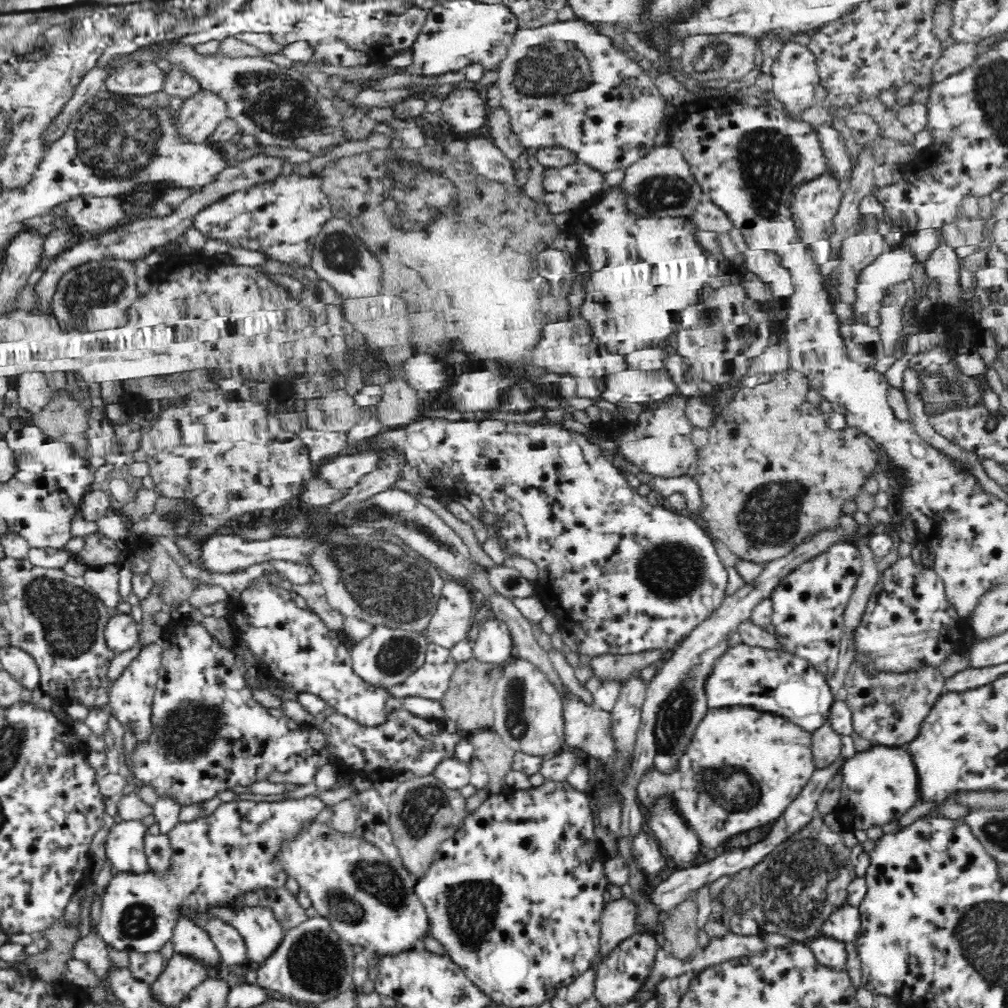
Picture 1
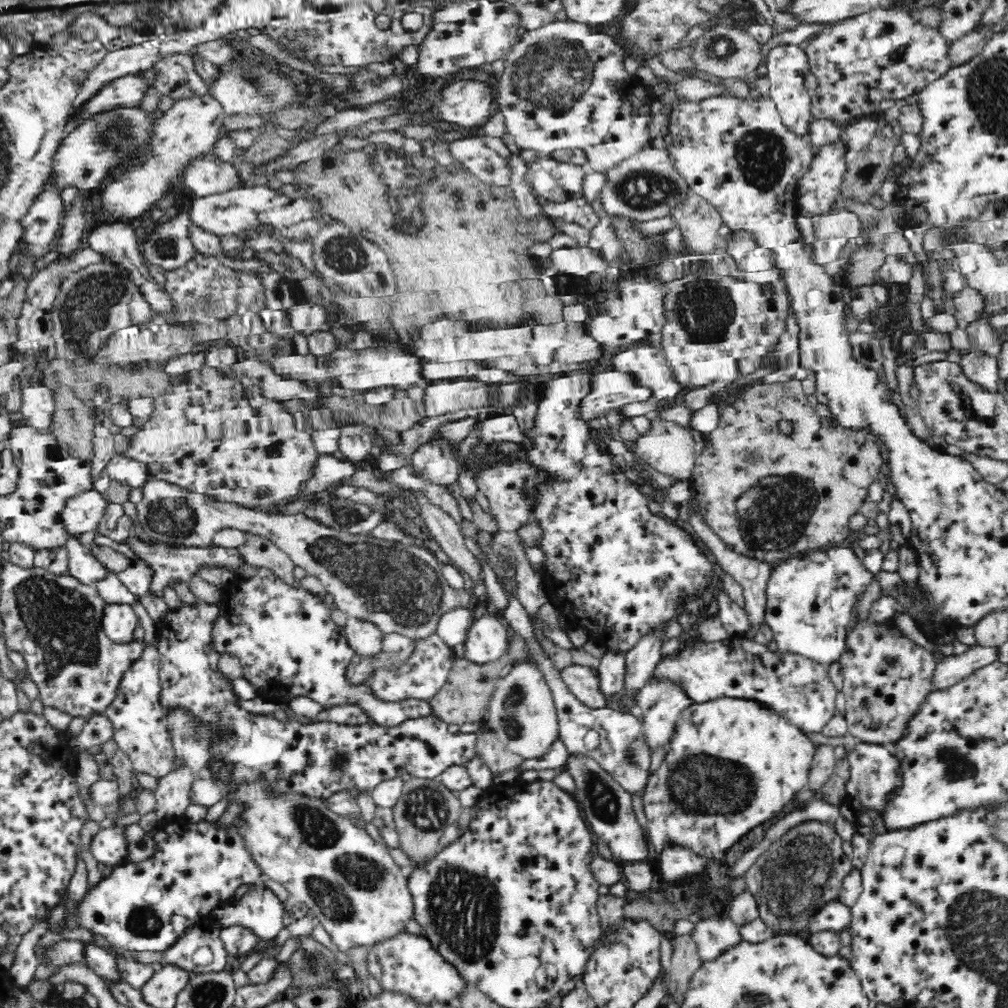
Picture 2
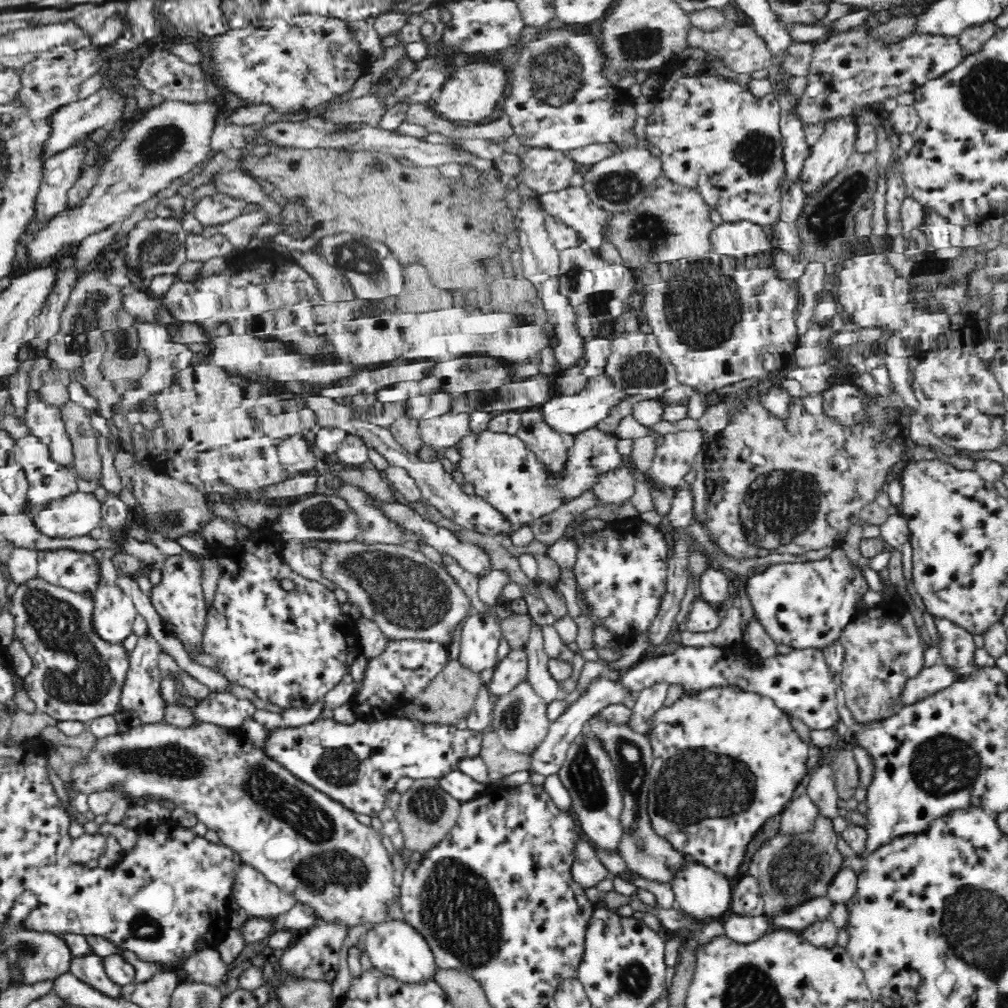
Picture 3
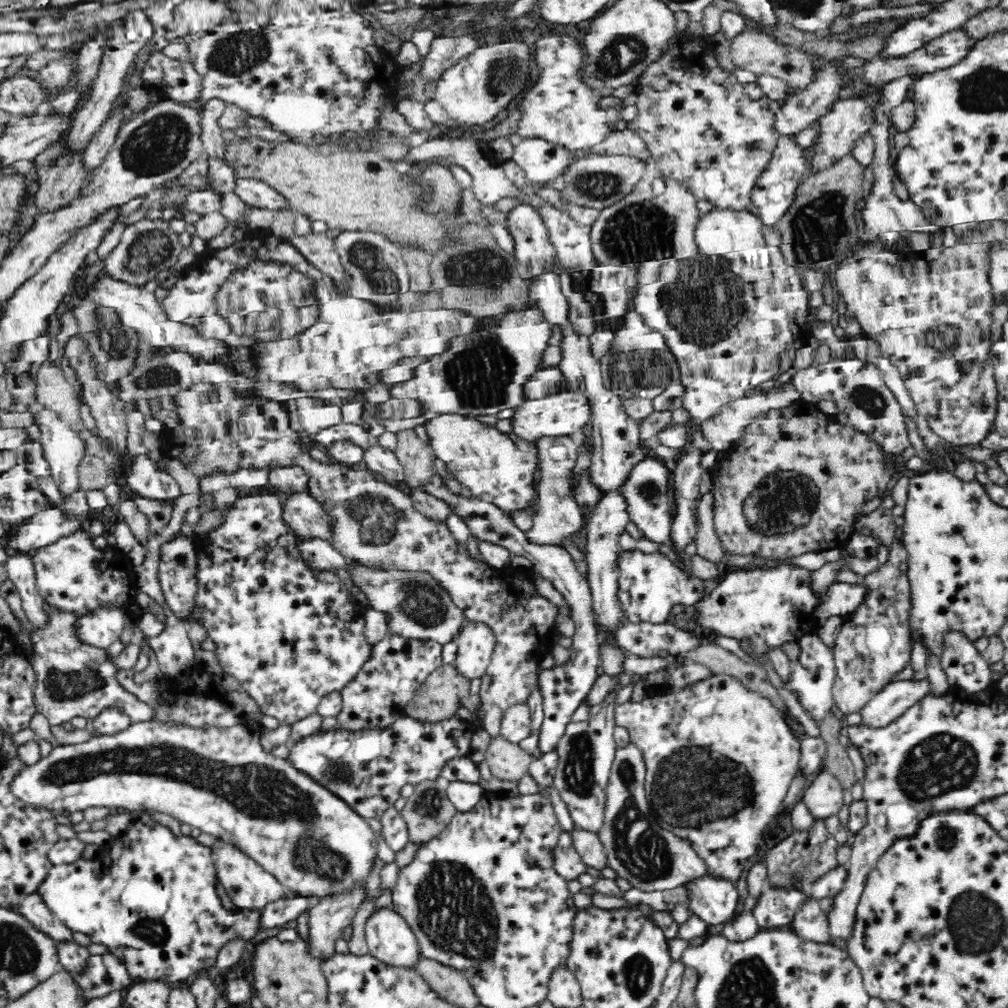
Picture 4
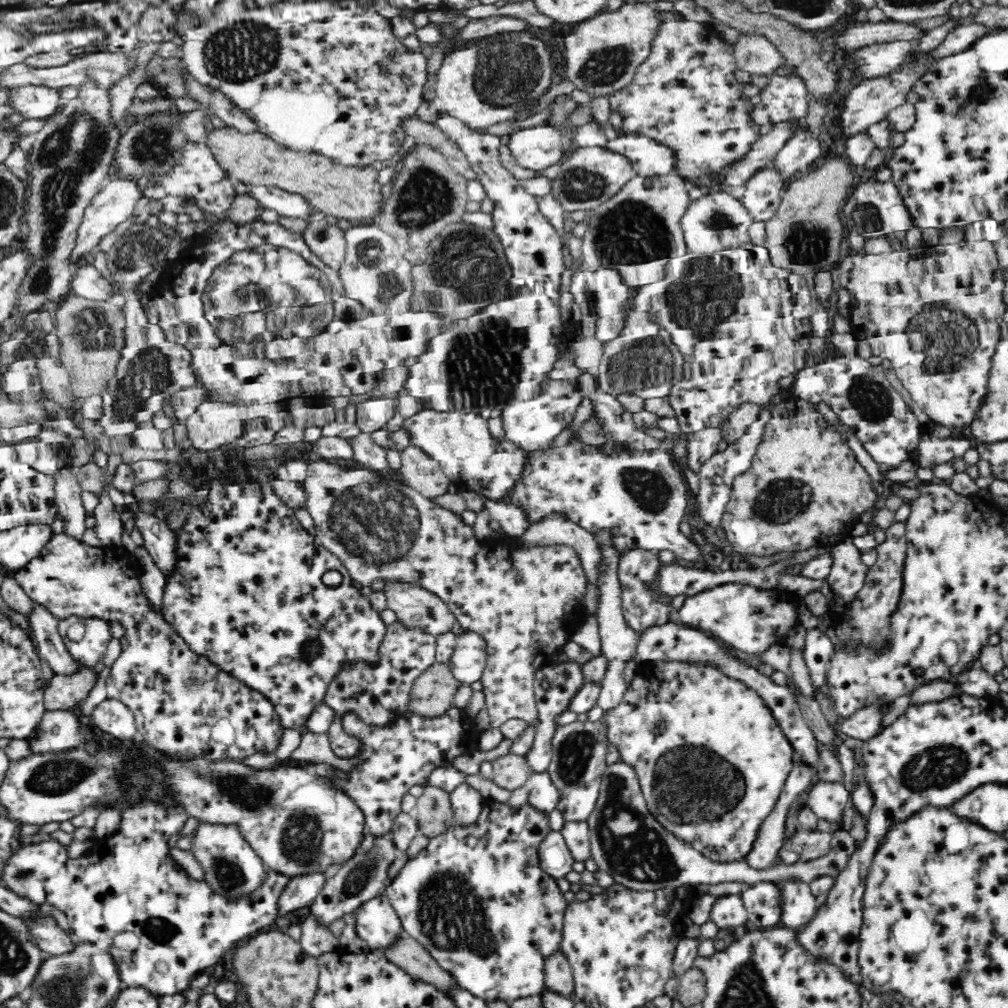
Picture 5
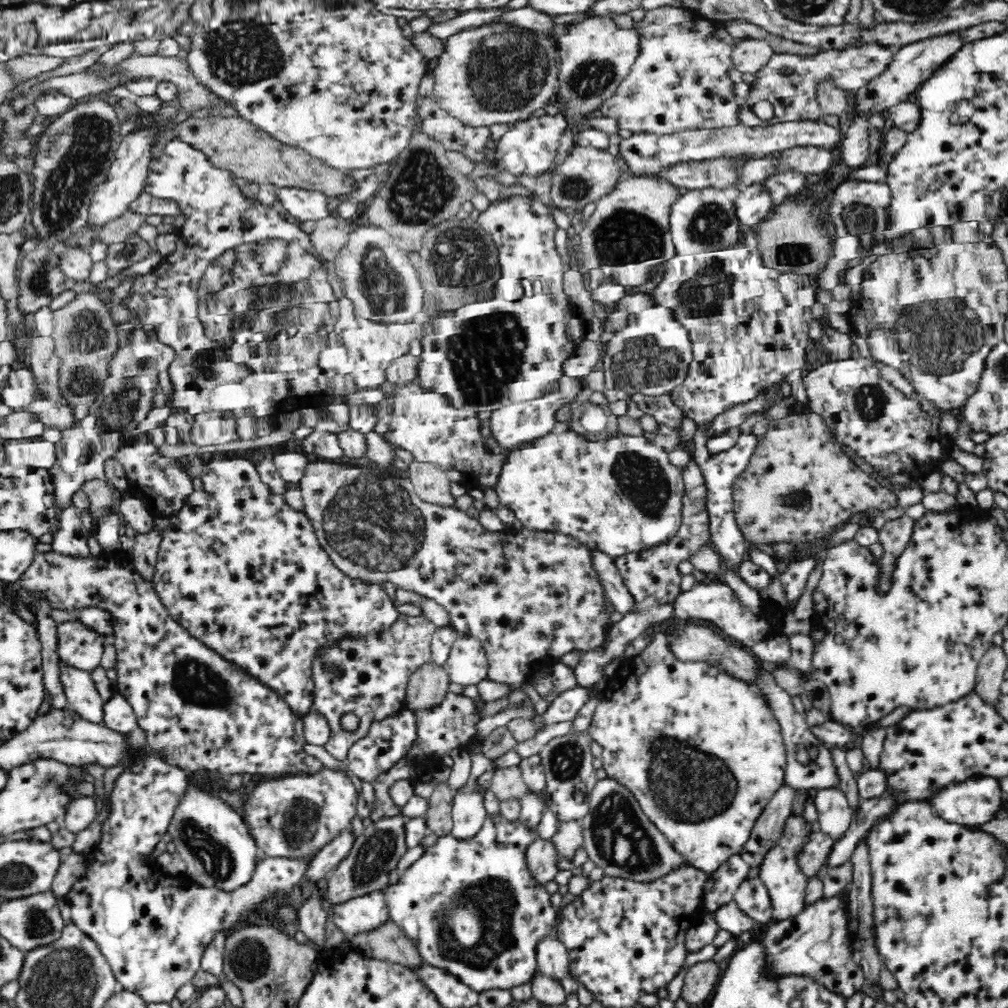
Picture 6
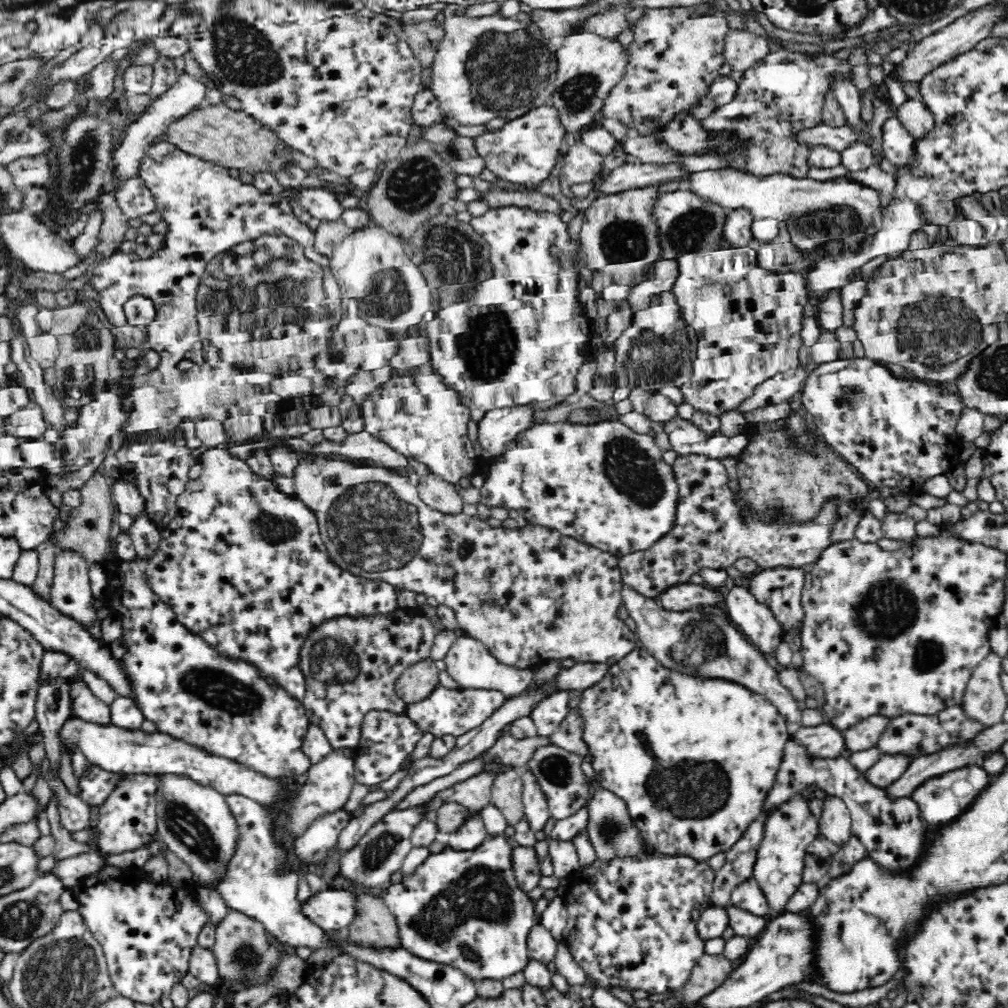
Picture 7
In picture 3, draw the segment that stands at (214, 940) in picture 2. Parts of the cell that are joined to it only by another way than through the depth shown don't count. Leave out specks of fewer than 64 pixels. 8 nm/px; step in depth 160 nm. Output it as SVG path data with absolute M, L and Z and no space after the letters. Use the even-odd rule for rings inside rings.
M216 945L200 948L190 954L190 958L180 959L179 966L188 974L189 979L206 983L219 983L226 975L228 965L224 962L222 954L218 952Z

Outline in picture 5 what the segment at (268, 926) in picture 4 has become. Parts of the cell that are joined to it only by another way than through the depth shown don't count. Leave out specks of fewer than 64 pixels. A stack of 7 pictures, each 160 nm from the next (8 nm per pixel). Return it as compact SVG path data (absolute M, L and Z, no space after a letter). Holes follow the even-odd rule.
M312 874L290 880L276 901L277 916L284 918L286 914L312 906L315 897L321 894L325 882L326 877L322 874Z

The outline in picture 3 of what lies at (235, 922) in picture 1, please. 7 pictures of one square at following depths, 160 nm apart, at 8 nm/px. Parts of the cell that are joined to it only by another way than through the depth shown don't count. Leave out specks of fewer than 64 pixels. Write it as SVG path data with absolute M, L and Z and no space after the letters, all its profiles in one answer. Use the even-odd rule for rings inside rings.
M245 863L237 873L232 897L251 918L261 918L278 925L286 912L296 904L290 894L279 890L258 870Z

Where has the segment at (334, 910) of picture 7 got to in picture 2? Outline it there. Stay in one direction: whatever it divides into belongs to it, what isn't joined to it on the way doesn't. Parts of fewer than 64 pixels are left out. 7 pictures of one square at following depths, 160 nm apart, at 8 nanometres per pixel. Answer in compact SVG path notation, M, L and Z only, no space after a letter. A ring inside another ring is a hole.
M399 933L392 940L368 950L369 973L383 990L411 998L418 1005L460 1007L461 998L466 994L467 980L432 947L426 936Z

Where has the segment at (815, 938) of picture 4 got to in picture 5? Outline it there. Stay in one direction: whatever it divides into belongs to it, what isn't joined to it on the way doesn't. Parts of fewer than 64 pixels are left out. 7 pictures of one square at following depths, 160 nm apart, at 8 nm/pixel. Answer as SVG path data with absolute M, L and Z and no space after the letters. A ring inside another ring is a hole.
M806 883L780 885L782 889L782 926L802 930L813 922L818 912L816 896Z

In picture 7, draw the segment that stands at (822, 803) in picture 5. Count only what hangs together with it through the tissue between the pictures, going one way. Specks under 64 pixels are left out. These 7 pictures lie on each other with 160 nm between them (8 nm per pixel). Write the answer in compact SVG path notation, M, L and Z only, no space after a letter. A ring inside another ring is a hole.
M832 795L826 796L822 802L824 808L818 819L820 836L842 846L853 836L850 810L841 798Z

